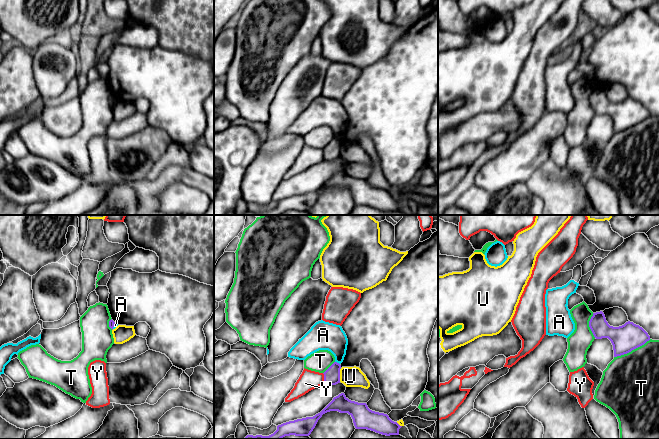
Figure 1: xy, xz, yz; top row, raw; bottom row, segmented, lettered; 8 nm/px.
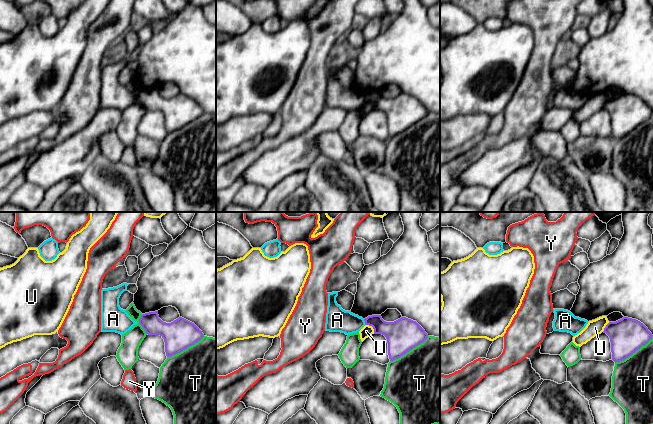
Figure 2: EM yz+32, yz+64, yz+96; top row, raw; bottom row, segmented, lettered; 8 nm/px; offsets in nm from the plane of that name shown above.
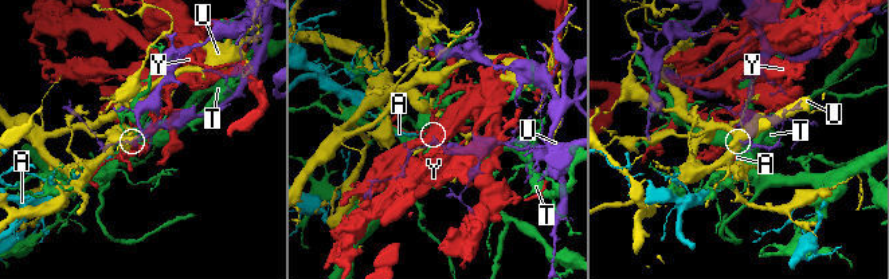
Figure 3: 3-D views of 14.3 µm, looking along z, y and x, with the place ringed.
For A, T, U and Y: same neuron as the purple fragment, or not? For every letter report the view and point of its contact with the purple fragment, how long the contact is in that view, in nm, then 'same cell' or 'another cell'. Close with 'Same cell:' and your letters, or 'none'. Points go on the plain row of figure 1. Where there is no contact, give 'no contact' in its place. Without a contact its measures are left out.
A: meets purple in xz at (336, 138); contact 50 nm long; another cell
T: meets purple in yz at (632, 125); contact 320 nm long; another cell
U: meets purple in xz at (339, 151); contact 110 nm long; another cell
Y: meets purple in xz at (324, 154); contact 90 nm long; another cell
Same cell: none

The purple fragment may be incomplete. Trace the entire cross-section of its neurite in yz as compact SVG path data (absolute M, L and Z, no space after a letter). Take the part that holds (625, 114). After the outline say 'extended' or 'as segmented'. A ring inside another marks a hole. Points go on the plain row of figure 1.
M602 87L593 89L589 103L596 115L608 114L611 117L614 133L627 130L650 116L648 109L633 98L628 97L619 103L610 102Z; as segmented

